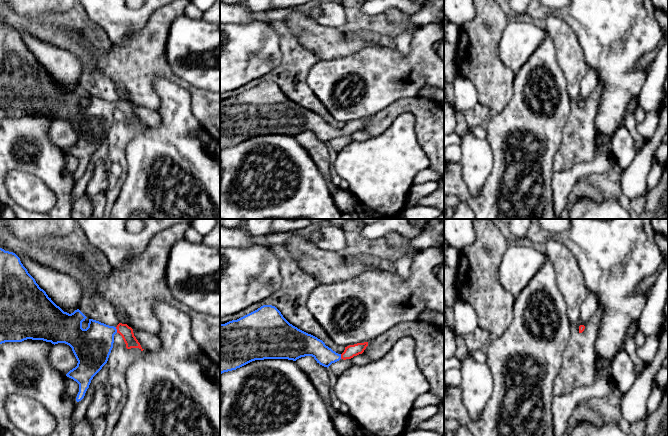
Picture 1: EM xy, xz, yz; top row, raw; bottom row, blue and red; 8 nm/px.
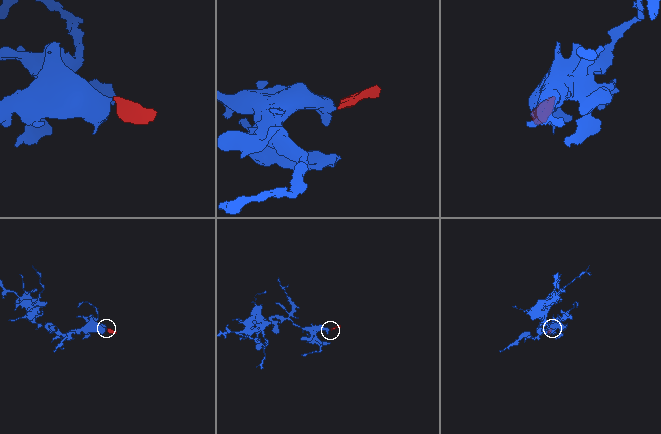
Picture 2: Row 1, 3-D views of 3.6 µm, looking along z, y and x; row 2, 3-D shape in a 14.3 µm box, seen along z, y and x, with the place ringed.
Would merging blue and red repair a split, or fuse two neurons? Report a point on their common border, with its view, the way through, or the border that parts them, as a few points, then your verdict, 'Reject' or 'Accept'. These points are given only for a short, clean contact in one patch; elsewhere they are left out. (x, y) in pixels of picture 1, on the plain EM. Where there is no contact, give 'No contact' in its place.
Touches blue at xy (116, 106). Path across: xy (92, 122), (105, 109), (116, 106), (124, 106). Accept

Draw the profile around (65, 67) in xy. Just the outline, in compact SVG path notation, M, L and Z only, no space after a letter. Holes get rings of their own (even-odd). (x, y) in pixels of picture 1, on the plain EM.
M27 32L19 34L39 63L64 88L71 90L79 85L83 66L75 54L30 36Z

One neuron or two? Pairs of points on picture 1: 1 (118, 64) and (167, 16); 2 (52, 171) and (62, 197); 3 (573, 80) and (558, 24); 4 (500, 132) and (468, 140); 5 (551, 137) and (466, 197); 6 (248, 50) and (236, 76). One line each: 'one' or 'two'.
1: one
2: one
3: one
4: two
5: one
6: one

